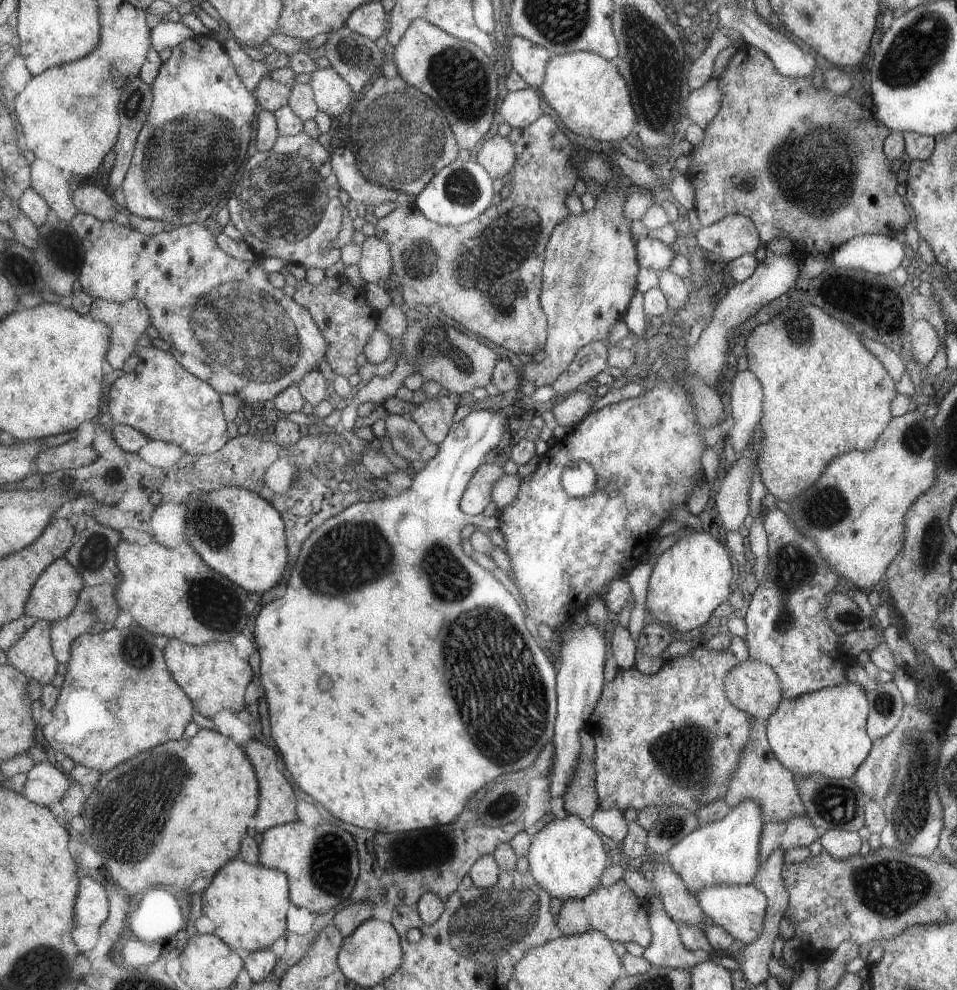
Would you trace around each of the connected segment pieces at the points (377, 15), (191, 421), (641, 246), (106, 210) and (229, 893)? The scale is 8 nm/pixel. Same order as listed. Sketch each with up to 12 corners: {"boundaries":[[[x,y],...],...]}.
{"boundaries":[[[380,1],[362,4],[344,26],[375,41],[385,28]],[[145,343],[114,424],[192,455],[228,442],[220,393]],[[645,237],[636,244],[639,268],[665,271],[671,246]],[[93,185],[73,189],[79,212],[111,221],[117,214],[115,201]],[[233,858],[201,893],[232,950],[272,948],[291,904],[284,872]]]}

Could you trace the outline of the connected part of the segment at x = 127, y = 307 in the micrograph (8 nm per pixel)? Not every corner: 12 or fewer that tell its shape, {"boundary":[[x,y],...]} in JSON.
{"boundary":[[94,299],[89,314],[112,328],[107,360],[123,368],[150,324],[147,306]]}

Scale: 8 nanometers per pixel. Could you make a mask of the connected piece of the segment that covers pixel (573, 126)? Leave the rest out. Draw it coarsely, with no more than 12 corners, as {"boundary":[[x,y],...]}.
{"boundary":[[597,53],[552,56],[538,87],[581,138],[635,124],[626,80]]}

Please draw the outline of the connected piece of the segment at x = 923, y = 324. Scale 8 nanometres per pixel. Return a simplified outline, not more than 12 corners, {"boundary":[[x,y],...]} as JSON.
{"boundary":[[915,320],[909,332],[916,370],[922,373],[940,341],[933,327]]}

